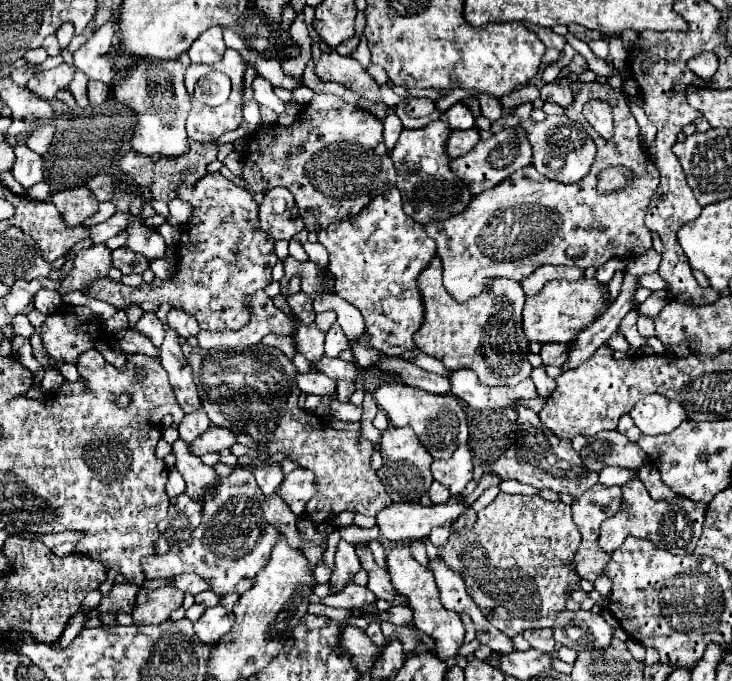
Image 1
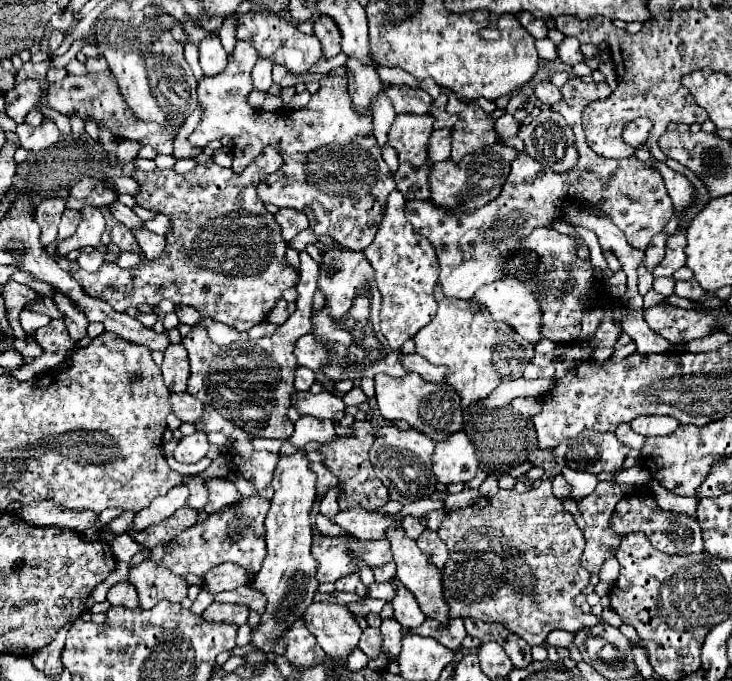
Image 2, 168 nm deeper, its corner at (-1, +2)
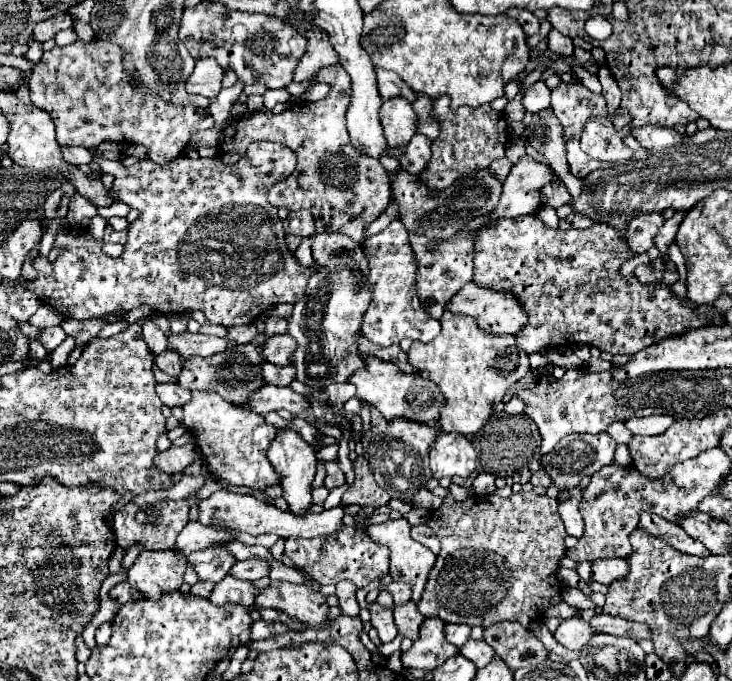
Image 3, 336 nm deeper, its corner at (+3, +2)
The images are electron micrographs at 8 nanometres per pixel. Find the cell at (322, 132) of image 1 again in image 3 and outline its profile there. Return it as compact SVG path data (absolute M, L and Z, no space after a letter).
M338 63L323 67L316 80L331 87L327 97L321 101L295 103L279 115L269 111L249 113L231 121L223 129L221 161L225 165L237 163L253 141L271 139L291 147L297 155L297 169L293 175L289 175L289 179L283 179L269 189L269 203L275 207L287 207L289 211L307 209L315 219L317 233L343 233L359 243L365 237L365 229L387 209L391 199L391 185L379 159L361 155L349 143L345 127L345 111L349 105L349 75Z

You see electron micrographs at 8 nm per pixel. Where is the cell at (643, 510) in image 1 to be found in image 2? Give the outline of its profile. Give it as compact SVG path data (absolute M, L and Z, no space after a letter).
M631 497L631 499L621 499L617 503L617 509L613 513L613 531L617 535L627 535L633 531L641 531L649 537L653 547L659 551L671 553L671 555L689 555L689 553L701 553L703 551L703 539L701 539L701 527L697 519L689 519L687 515L673 515L671 511L661 511L657 507L653 497Z

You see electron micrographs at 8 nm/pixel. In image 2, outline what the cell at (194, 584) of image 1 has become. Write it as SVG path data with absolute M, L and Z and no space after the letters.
M225 563L221 567L213 567L213 571L209 571L209 575L205 575L203 579L205 579L203 589L211 591L211 593L219 593L225 589L237 589L243 585L251 585L253 573L247 567L237 567L235 563Z

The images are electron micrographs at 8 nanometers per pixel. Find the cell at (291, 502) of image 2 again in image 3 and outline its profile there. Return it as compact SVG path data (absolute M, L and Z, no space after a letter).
M279 429L277 439L271 443L267 451L267 459L277 471L277 475L281 477L279 485L283 489L283 499L289 503L289 511L293 515L305 515L311 507L311 491L313 491L313 479L315 479L315 467L317 467L315 449L309 443L305 443L295 431Z

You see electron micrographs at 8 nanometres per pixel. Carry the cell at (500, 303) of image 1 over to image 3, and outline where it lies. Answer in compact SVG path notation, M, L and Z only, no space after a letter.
M443 313L439 319L441 333L429 343L413 343L409 349L409 363L417 371L439 385L447 399L447 409L441 411L441 429L461 435L477 433L491 417L491 403L501 401L513 381L529 373L529 355L515 349L515 337L493 337L479 331L475 319L455 313Z

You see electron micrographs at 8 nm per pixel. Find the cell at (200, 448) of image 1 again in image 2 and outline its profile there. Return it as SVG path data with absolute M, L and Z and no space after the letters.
M197 431L189 437L183 437L181 443L175 449L175 459L179 463L197 463L199 459L203 459L209 451L209 441L205 437L205 433Z

